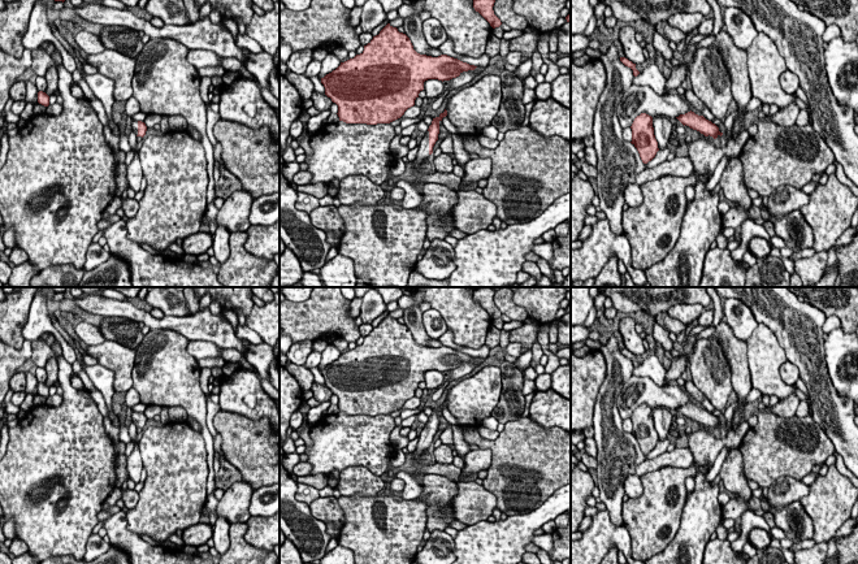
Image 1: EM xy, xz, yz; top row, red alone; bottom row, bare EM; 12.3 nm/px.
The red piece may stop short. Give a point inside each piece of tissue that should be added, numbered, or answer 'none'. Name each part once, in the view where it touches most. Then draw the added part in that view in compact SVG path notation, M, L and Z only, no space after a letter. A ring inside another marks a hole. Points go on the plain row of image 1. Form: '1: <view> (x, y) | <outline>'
1: xz (423, 445) | M426 422L424 425L422 431L419 435L419 443L417 447L415 450L412 461L413 463L420 463L421 461L421 456L425 451L428 451L429 448L429 422ZM421 461L422 463L422 461Z

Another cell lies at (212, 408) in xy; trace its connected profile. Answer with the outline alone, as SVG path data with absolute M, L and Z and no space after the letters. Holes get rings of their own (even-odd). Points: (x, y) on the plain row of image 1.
M211 394L208 396L205 396L205 403L207 403L207 417L205 417L207 428L212 435L212 438L214 438L217 435L217 430L213 426L213 418L221 408L220 408L220 404L216 404L211 400Z

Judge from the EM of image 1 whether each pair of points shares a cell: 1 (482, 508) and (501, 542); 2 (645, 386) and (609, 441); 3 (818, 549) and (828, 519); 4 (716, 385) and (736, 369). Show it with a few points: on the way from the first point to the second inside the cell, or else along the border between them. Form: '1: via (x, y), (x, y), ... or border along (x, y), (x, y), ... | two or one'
1: border along (486, 519), (467, 525) | two
2: border along (623, 387), (616, 399), (616, 410), (622, 419) | two
3: border along (826, 541), (817, 543) | two
4: border along (720, 345), (729, 367), (733, 390) | two

